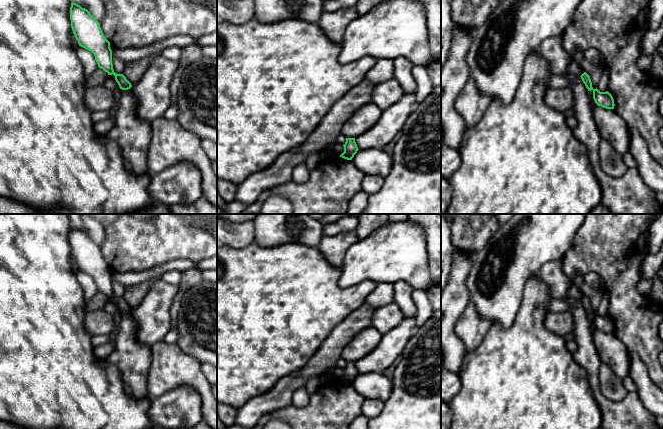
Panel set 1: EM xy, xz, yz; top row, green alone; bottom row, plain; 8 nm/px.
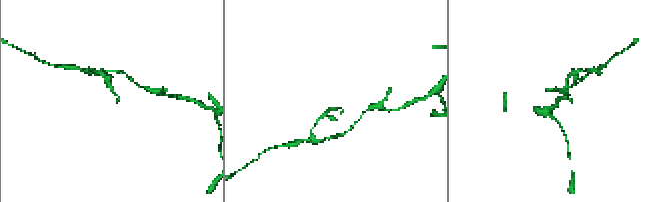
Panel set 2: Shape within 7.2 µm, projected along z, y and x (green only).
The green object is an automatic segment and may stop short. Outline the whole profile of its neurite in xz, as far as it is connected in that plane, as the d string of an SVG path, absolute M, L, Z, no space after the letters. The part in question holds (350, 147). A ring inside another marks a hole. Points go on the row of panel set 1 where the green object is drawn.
M346 138L346 142L343 145L343 147L344 147L344 152L340 155L340 157L347 160L352 160L354 155L359 150L355 142L355 138Z

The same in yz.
M584 72L580 77L588 91L593 91L593 99L598 106L606 109L614 109L614 99L608 91L600 92L597 88L594 89L592 87L590 76L586 72Z

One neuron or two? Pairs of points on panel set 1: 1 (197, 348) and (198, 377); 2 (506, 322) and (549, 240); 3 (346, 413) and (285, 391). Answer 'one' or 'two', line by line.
1: two
2: one
3: two

